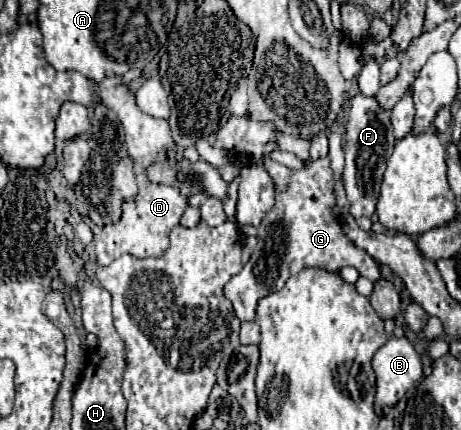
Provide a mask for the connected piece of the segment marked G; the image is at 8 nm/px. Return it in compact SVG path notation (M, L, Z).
M264 158L262 164L274 178L276 204L258 228L258 246L250 260L244 264L240 274L232 276L224 286L224 294L232 302L236 316L240 320L256 320L258 302L264 296L280 290L290 276L298 274L306 266L318 266L320 270L328 272L338 272L344 266L354 266L360 276L376 282L380 278L378 262L346 238L338 218L332 214L334 184L330 160L312 160L312 164L304 170L290 170L278 162L272 162L270 158Z

